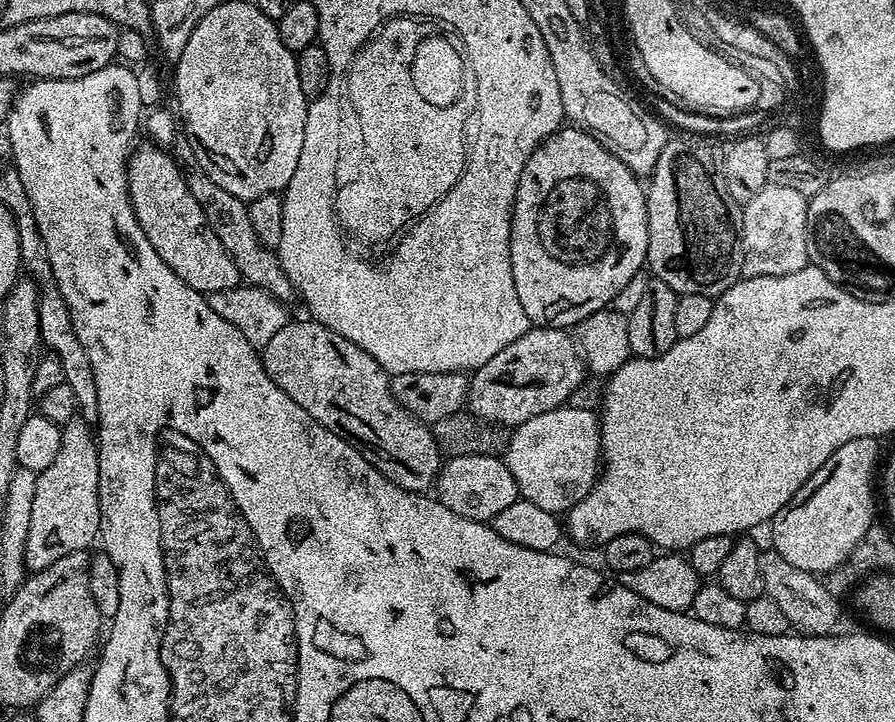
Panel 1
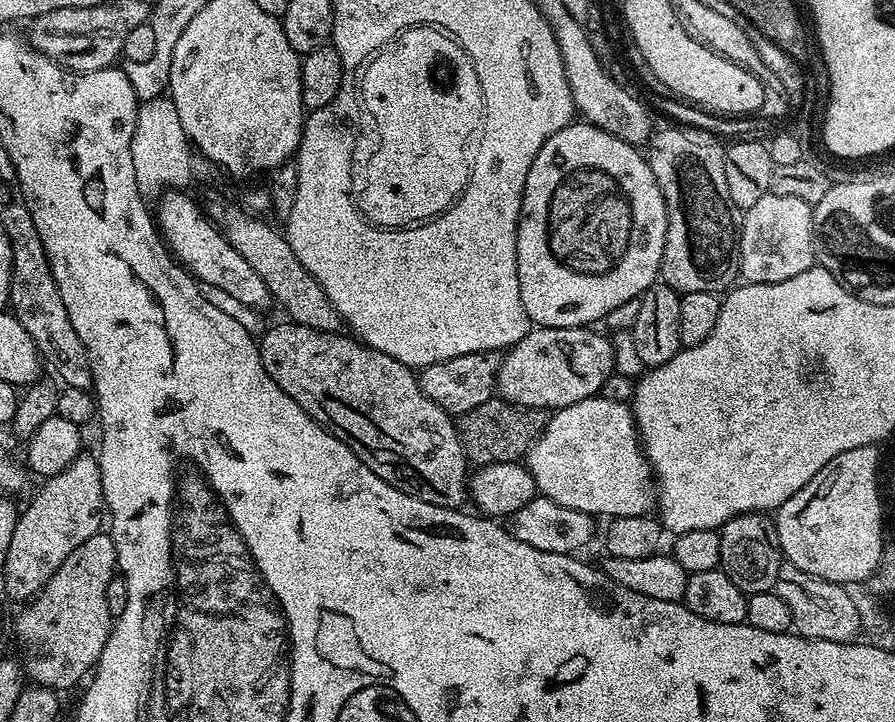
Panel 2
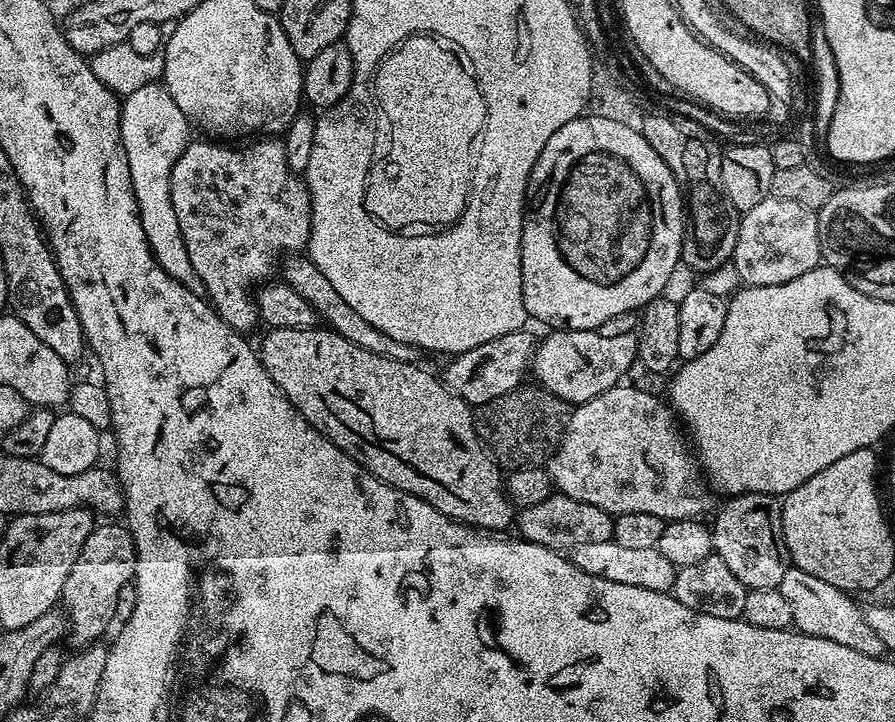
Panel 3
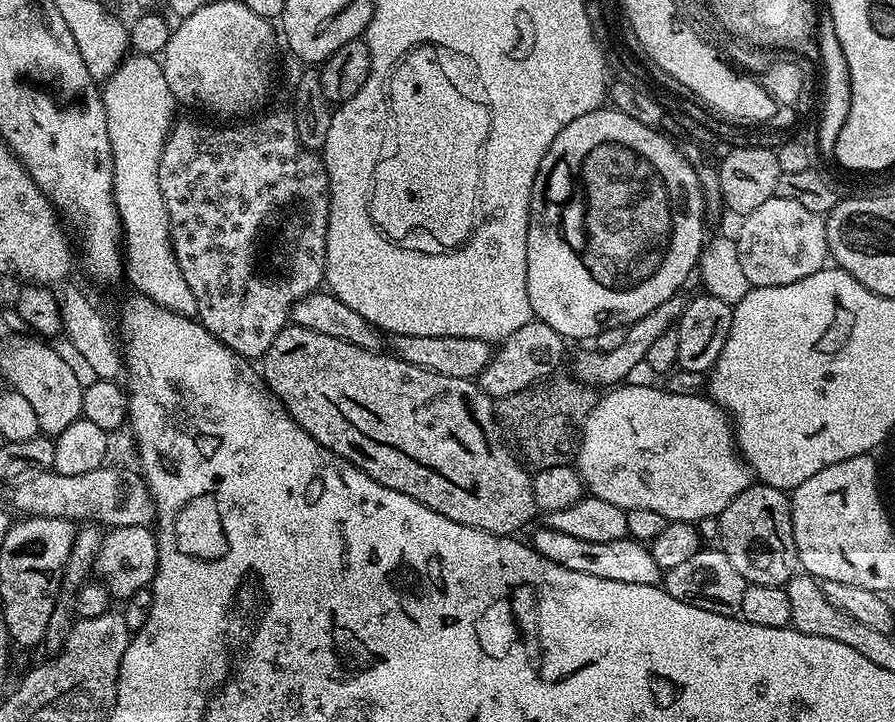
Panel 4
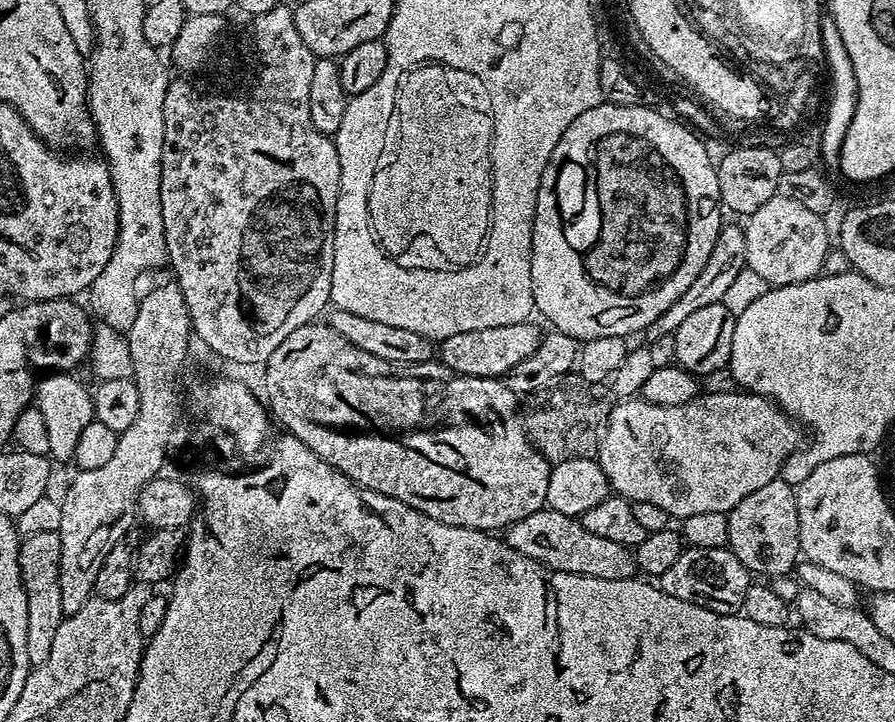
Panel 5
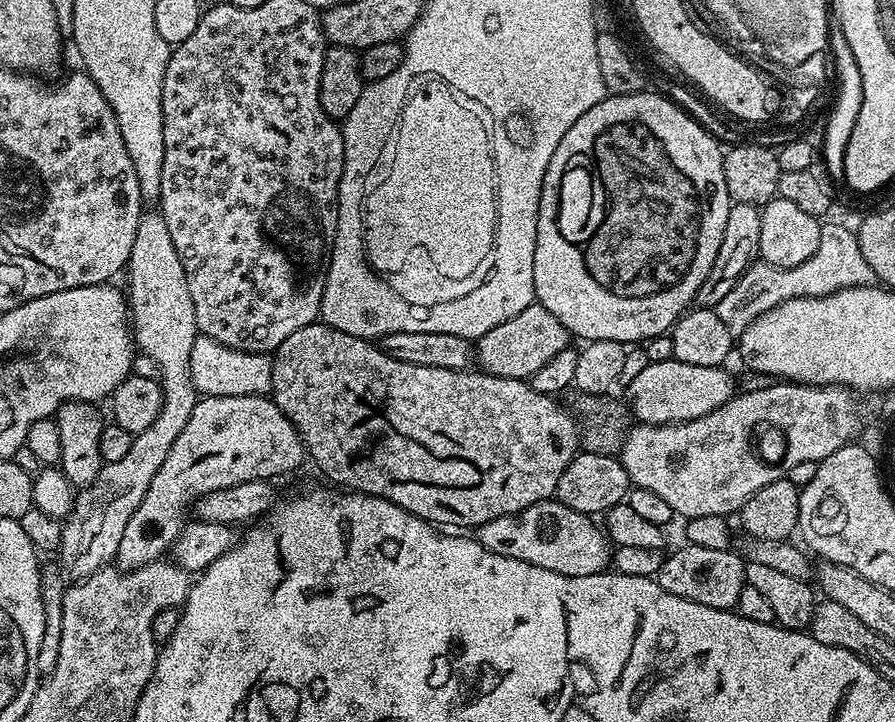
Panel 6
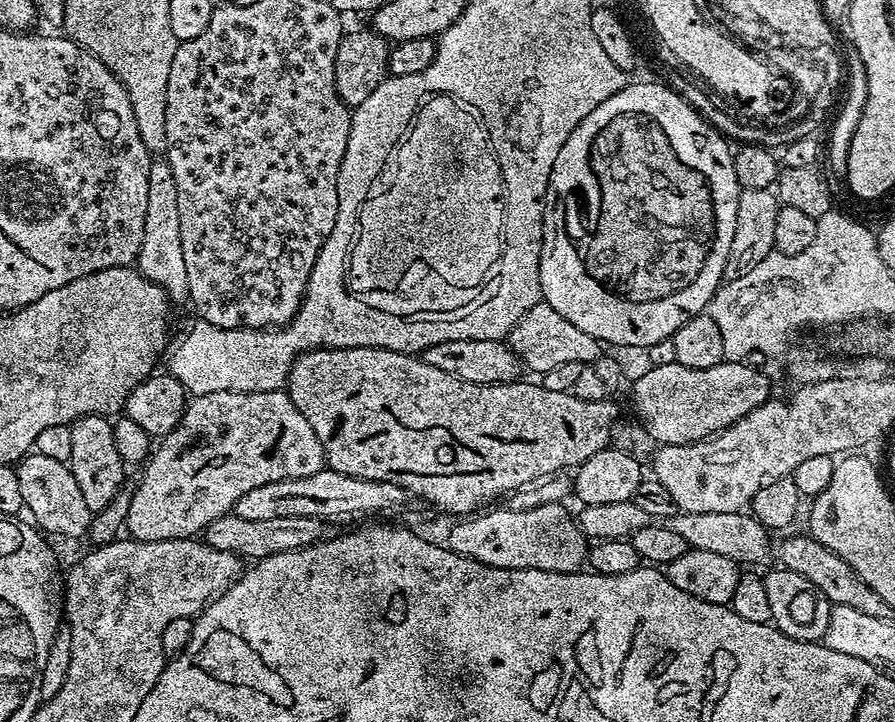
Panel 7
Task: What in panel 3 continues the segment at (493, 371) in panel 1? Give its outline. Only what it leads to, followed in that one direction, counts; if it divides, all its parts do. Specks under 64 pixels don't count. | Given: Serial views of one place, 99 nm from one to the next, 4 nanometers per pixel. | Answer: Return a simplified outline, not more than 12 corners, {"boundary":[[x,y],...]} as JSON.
{"boundary":[[552,330],[530,365],[569,406],[616,387],[637,333]]}

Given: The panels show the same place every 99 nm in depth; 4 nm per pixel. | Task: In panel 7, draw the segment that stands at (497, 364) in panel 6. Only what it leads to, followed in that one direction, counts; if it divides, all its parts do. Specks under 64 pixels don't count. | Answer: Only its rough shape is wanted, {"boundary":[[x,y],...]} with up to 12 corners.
{"boundary":[[546,303],[530,306],[506,343],[537,374],[588,364],[601,341]]}

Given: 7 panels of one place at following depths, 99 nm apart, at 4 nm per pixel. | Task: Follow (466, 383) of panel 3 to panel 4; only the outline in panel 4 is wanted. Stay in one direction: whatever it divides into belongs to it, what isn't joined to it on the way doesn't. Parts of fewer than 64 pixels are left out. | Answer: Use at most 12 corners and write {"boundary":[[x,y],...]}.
{"boundary":[[535,318],[499,341],[478,377],[493,398],[559,369],[564,337]]}

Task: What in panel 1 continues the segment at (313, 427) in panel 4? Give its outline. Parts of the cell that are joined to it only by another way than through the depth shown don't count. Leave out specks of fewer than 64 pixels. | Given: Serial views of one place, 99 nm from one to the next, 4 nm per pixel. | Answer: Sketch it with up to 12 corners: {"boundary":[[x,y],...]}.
{"boundary":[[311,318],[266,342],[266,374],[394,486],[442,453],[366,350]]}

